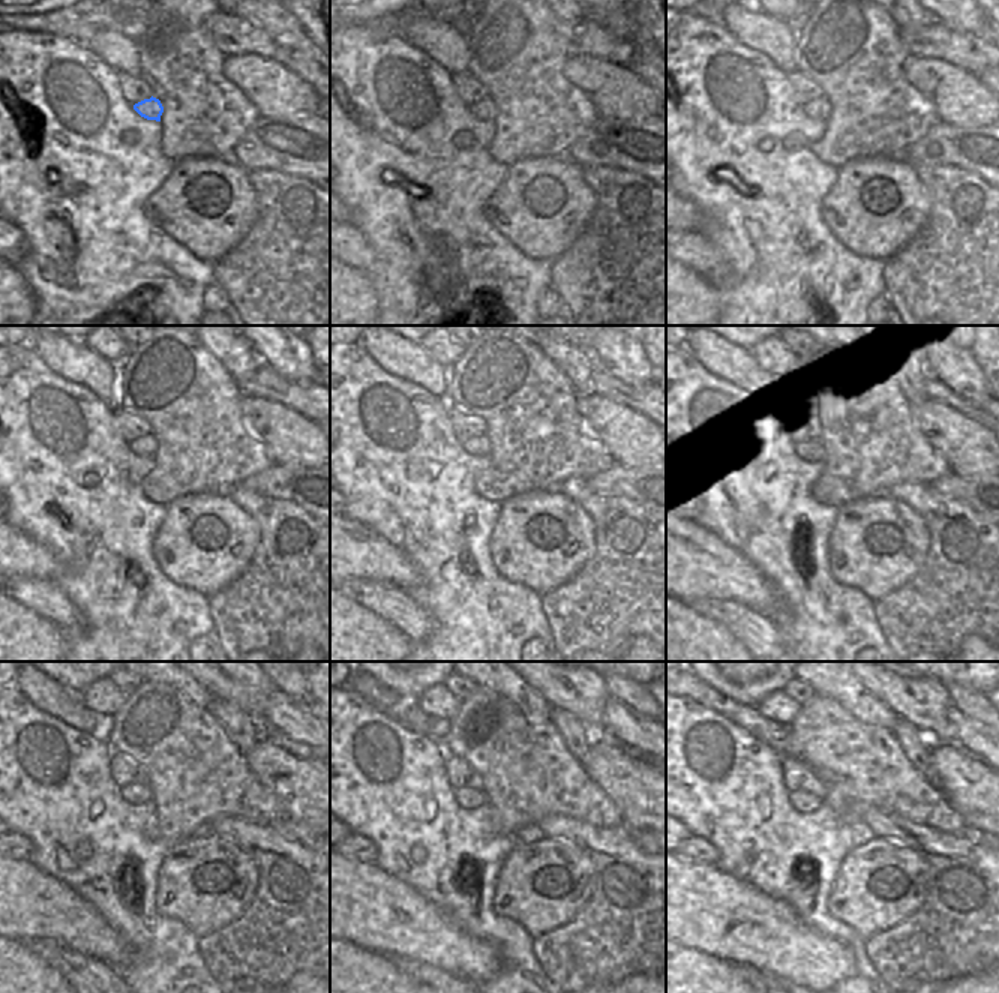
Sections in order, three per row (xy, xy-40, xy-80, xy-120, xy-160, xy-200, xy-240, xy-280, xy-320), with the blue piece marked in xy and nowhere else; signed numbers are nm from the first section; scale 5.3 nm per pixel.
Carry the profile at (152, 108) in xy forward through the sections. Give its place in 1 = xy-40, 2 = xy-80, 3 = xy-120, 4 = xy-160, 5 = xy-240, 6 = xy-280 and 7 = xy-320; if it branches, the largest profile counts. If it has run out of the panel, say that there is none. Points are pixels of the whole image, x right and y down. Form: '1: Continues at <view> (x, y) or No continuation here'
1: Continues at xy-40 (485, 108)
2: Continues at xy-80 (819, 108)
3: Continues at xy-120 (146, 444)
4: Continues at xy-160 (480, 444)
5: Continues at xy-240 (134, 792)
6: Continues at xy-280 (467, 798)
7: Continues at xy-320 (801, 801).

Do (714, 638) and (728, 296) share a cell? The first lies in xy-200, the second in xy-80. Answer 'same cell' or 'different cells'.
different cells

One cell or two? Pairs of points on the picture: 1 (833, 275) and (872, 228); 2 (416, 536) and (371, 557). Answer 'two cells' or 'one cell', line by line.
1: two cells
2: two cells

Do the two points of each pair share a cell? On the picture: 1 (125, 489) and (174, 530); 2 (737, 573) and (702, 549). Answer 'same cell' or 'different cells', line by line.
1: different cells
2: same cell

